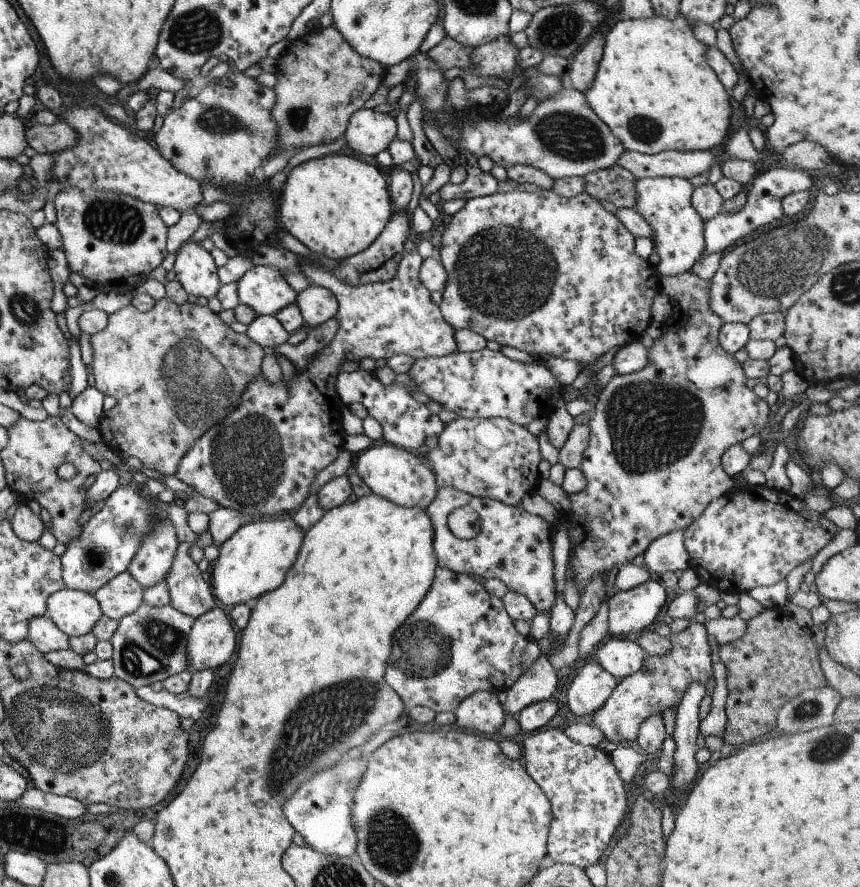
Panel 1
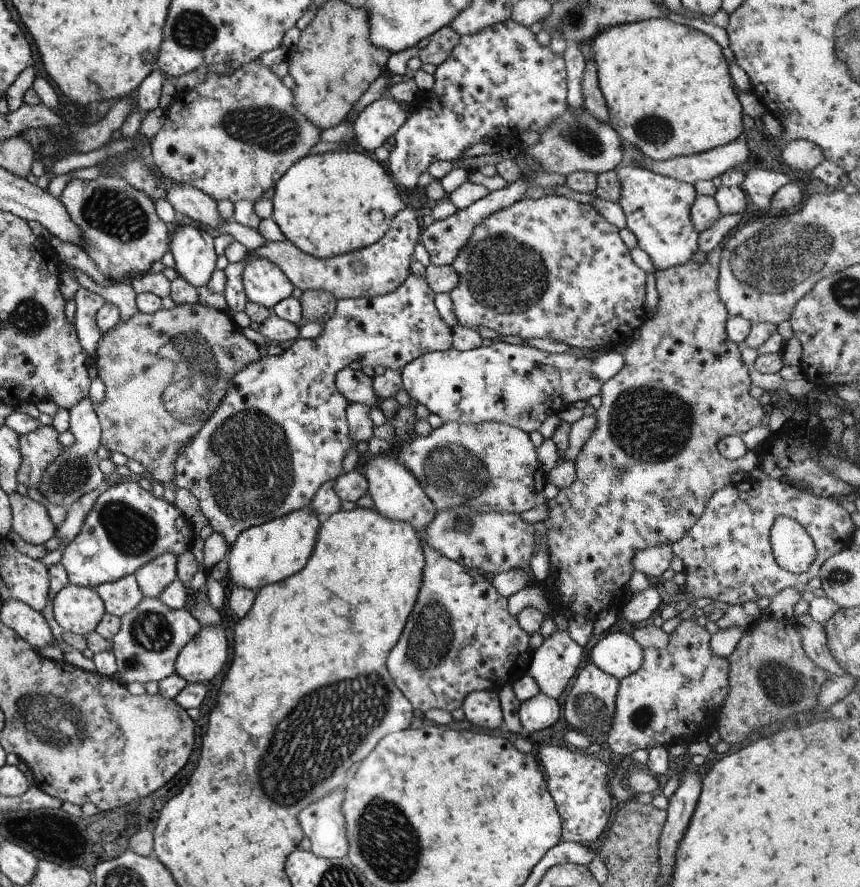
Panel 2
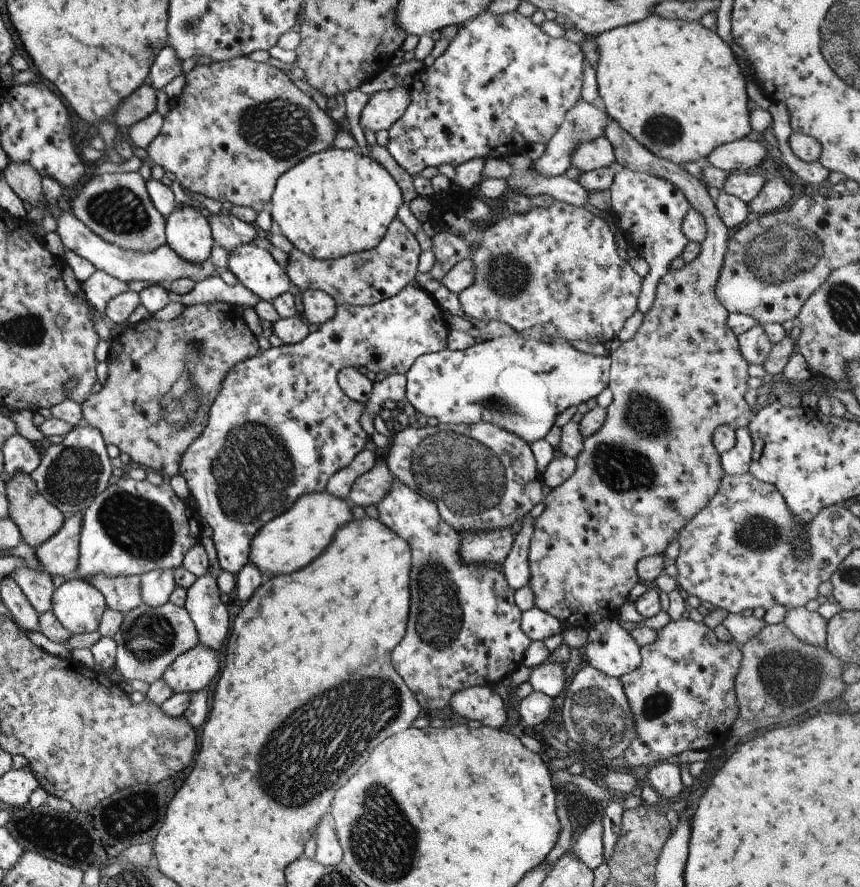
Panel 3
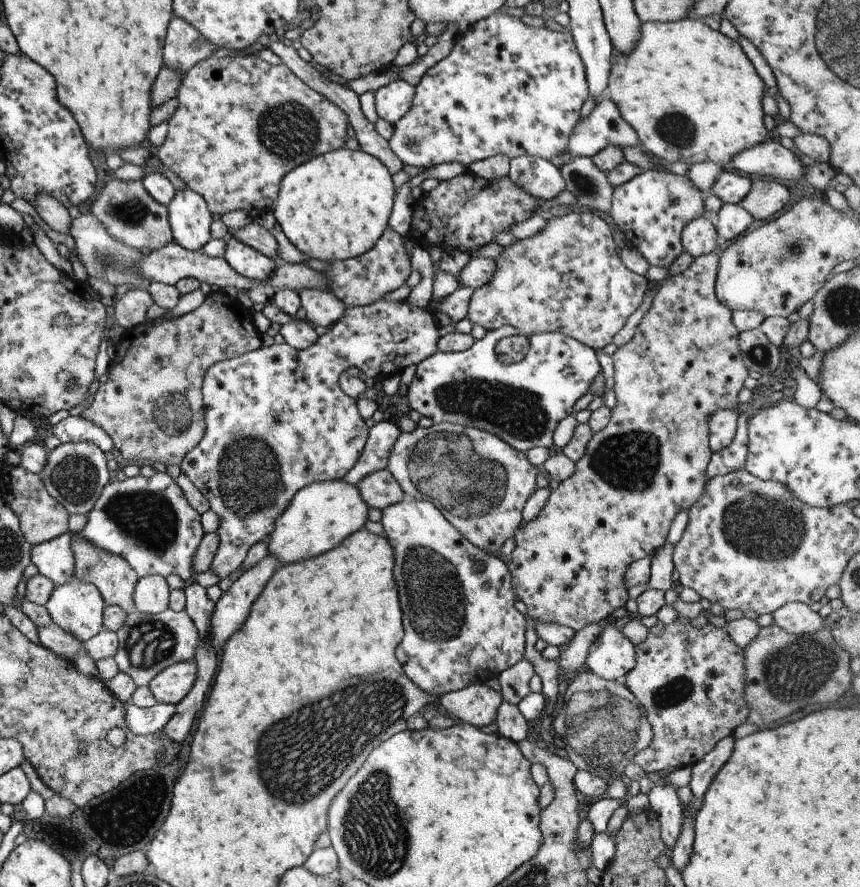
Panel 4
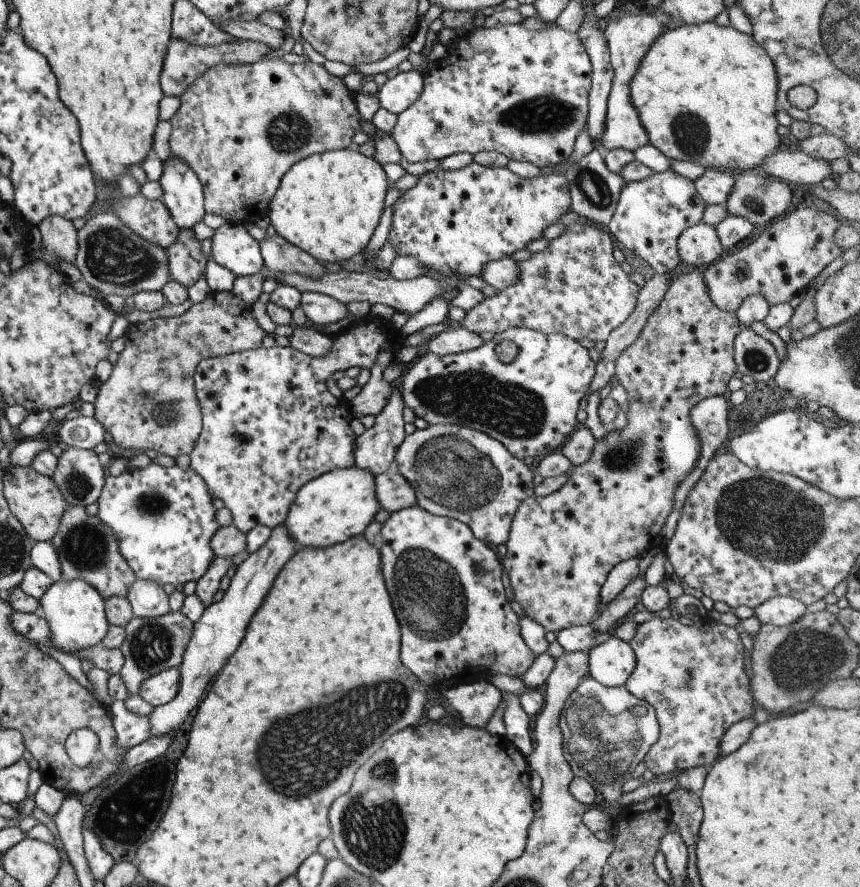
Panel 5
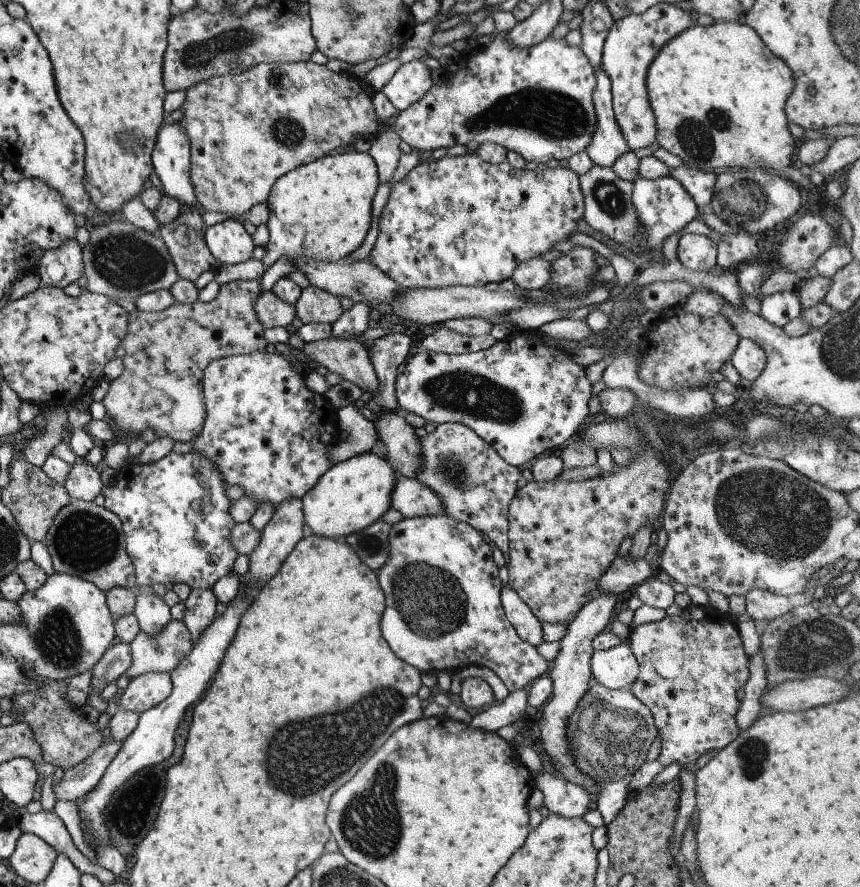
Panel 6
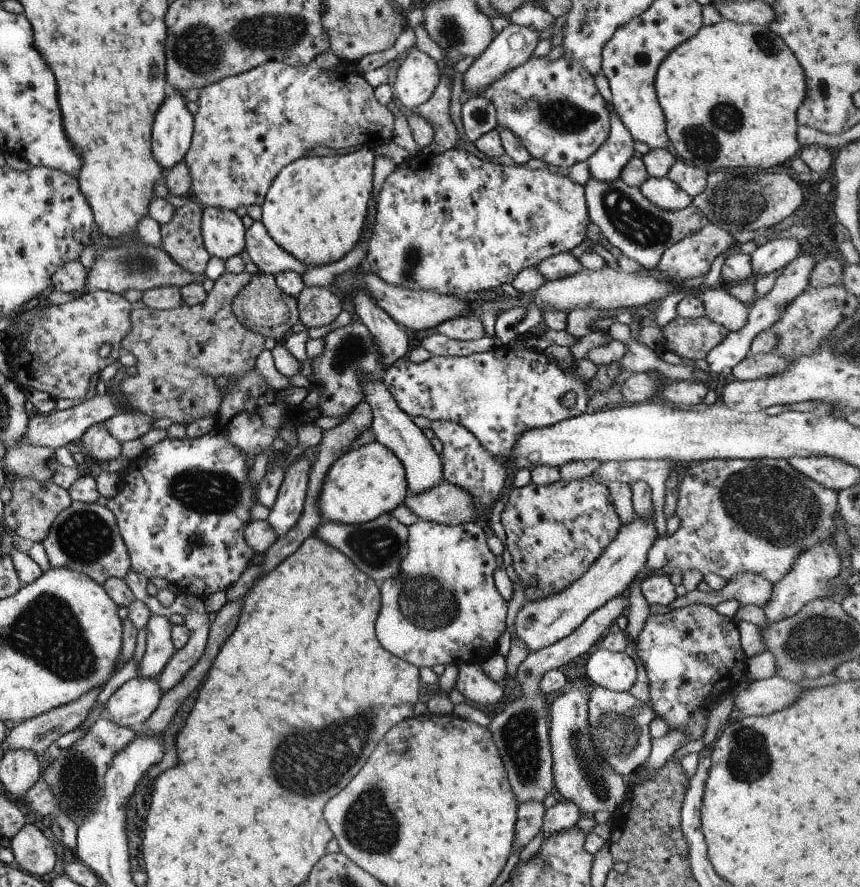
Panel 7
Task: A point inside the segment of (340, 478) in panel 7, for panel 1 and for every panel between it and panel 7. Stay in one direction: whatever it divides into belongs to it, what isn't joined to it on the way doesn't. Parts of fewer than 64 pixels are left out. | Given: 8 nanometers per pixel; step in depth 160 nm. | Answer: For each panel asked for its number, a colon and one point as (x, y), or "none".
1: (253, 560)
2: (266, 553)
3: (289, 541)
4: (321, 514)
5: (339, 504)
6: (352, 494)

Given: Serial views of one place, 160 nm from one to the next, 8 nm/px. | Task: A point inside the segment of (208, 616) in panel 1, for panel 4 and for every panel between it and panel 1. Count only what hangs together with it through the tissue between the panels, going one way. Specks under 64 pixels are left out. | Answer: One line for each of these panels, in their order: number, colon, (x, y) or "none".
2: (204, 655)
3: (191, 671)
4: (169, 686)

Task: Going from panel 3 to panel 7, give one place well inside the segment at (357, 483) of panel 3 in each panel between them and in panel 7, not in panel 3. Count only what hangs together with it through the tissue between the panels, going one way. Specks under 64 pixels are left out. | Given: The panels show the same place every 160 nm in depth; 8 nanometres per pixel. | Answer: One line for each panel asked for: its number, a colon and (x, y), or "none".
4: (379, 489)
5: (393, 492)
6: (408, 497)
7: (448, 504)

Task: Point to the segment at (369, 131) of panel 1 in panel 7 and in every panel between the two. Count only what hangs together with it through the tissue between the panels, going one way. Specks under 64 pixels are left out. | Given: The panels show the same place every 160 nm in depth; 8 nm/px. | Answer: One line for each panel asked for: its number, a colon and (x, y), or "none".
2: (378, 120)
3: (384, 107)
4: (391, 101)
5: (395, 94)
6: (410, 81)
7: (415, 79)

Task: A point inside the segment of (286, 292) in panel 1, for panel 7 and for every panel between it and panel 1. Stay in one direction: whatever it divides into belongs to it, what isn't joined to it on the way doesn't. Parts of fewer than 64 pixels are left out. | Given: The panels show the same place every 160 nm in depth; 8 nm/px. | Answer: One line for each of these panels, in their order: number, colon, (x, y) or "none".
2: (263, 282)
3: (256, 269)
4: (244, 260)
5: (232, 247)
6: (228, 243)
7: (222, 231)

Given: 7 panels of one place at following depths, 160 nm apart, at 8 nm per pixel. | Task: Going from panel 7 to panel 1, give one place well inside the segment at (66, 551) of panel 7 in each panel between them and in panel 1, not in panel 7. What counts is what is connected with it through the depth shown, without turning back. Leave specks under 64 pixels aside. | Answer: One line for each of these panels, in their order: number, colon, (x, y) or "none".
1: (120, 596)
2: (119, 597)
3: (121, 593)
4: (114, 579)
5: (87, 549)
6: (84, 540)

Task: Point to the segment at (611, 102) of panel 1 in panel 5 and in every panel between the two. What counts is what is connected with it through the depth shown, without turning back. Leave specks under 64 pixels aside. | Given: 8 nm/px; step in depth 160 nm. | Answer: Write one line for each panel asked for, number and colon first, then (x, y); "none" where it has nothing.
2: (666, 88)
3: (673, 85)
4: (689, 92)
5: (706, 94)

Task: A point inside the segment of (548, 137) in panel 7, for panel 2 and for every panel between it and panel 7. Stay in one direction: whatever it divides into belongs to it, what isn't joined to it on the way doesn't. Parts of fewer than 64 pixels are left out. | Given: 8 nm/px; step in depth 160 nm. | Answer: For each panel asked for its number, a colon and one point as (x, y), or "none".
2: (496, 82)
3: (501, 84)
4: (506, 88)
5: (523, 93)
6: (536, 102)

